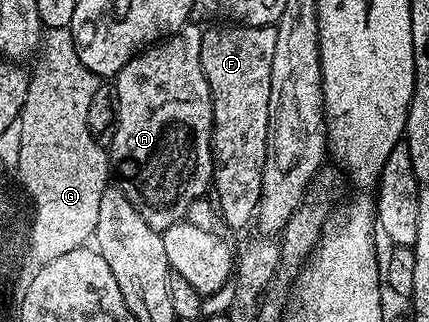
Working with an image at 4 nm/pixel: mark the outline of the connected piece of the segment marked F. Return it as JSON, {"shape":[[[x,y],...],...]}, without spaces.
{"shape":[[[229,23],[226,29],[206,28],[201,35],[201,62],[203,63],[203,75],[207,75],[207,83],[213,100],[213,183],[212,192],[217,192],[215,204],[220,214],[220,220],[233,229],[245,229],[254,224],[261,198],[263,187],[263,163],[267,155],[267,123],[269,122],[269,100],[271,99],[271,59],[275,55],[275,39],[277,38],[276,25],[242,25],[240,23]]]}

